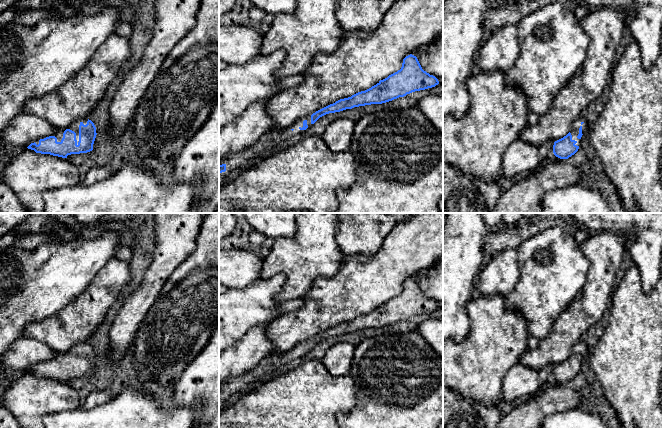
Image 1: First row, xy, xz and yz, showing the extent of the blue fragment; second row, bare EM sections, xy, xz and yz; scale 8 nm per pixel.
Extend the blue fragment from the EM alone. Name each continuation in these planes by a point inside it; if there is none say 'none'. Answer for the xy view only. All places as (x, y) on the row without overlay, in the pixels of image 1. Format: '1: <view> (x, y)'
1: xy (74, 351)

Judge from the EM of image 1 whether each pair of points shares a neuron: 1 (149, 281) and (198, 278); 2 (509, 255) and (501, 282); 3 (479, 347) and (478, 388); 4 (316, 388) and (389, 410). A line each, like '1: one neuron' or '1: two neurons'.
1: two neurons
2: one neuron
3: one neuron
4: two neurons

